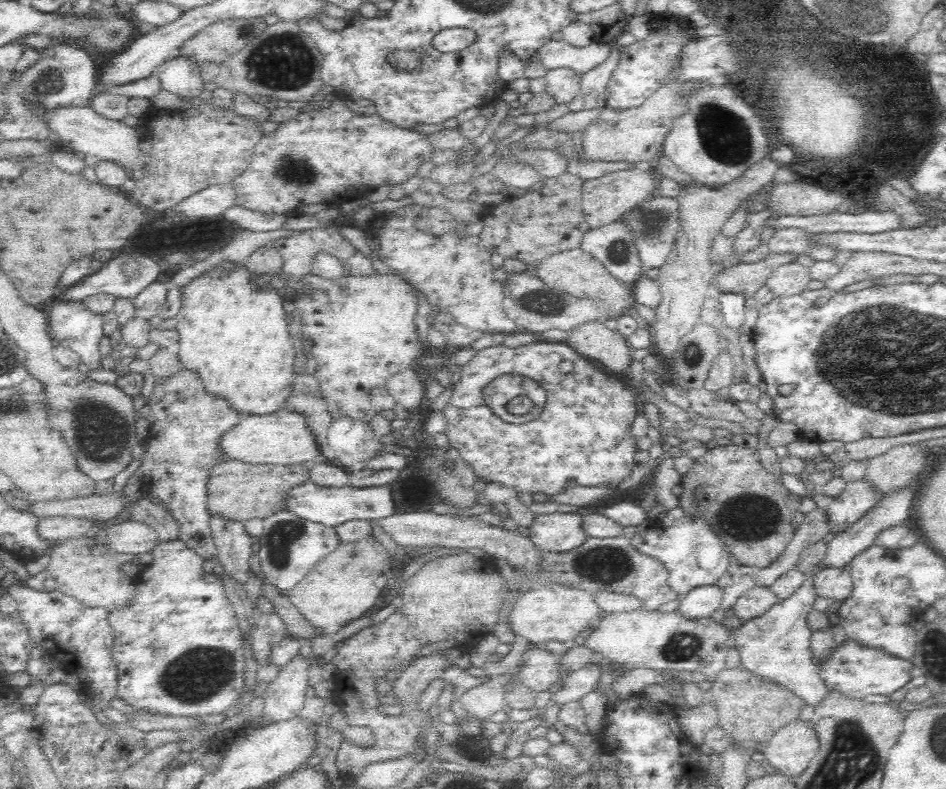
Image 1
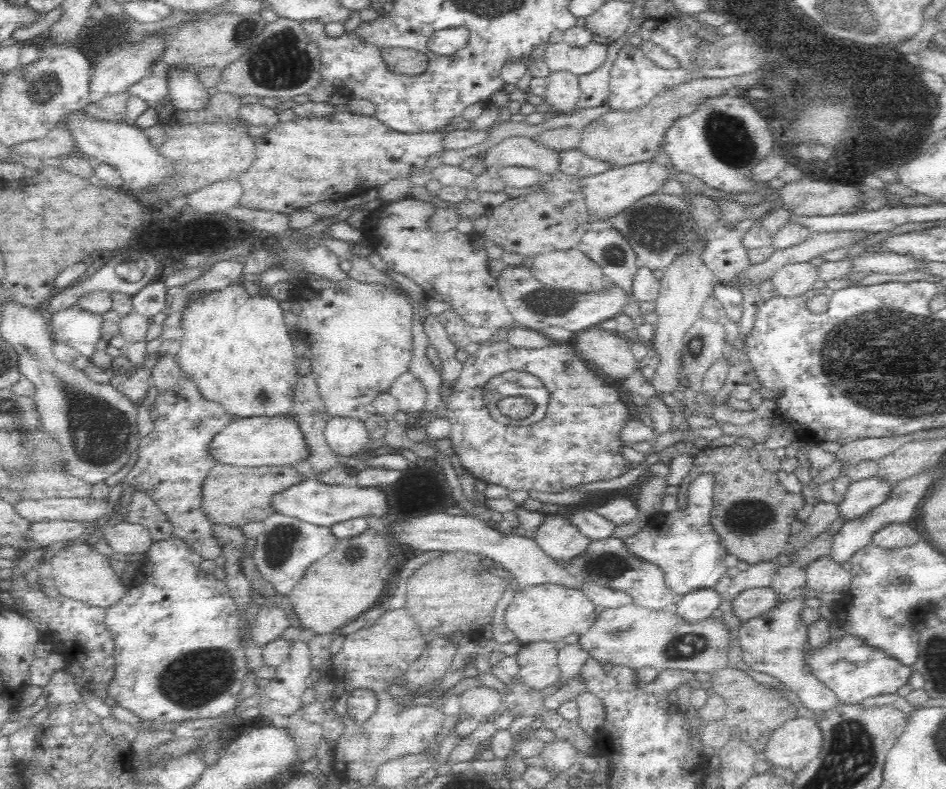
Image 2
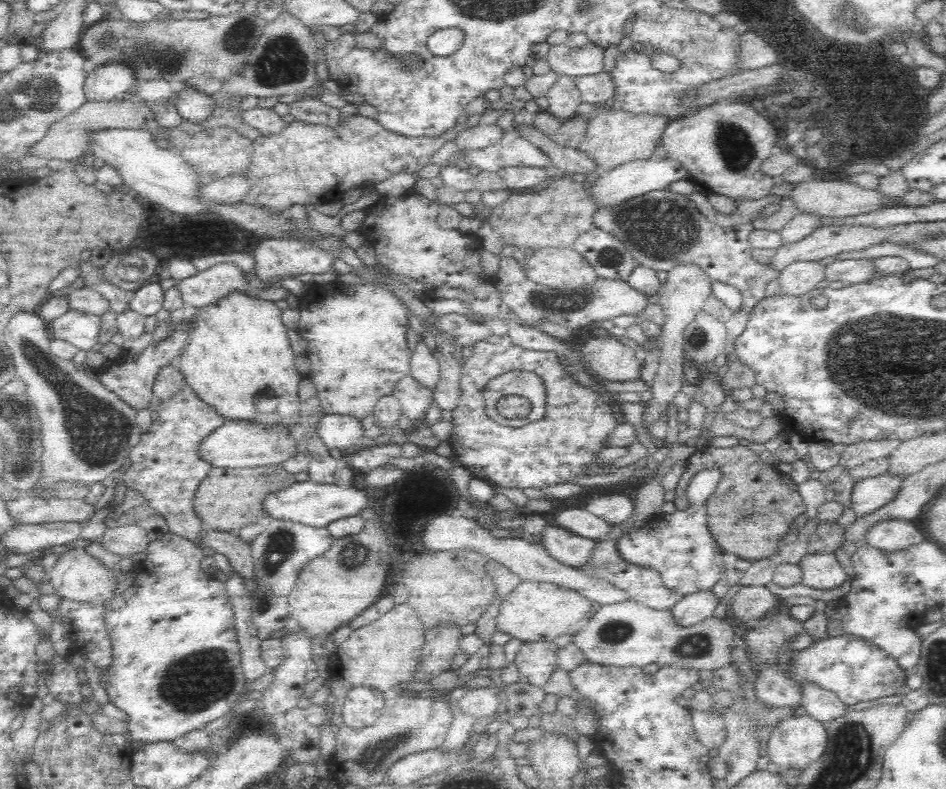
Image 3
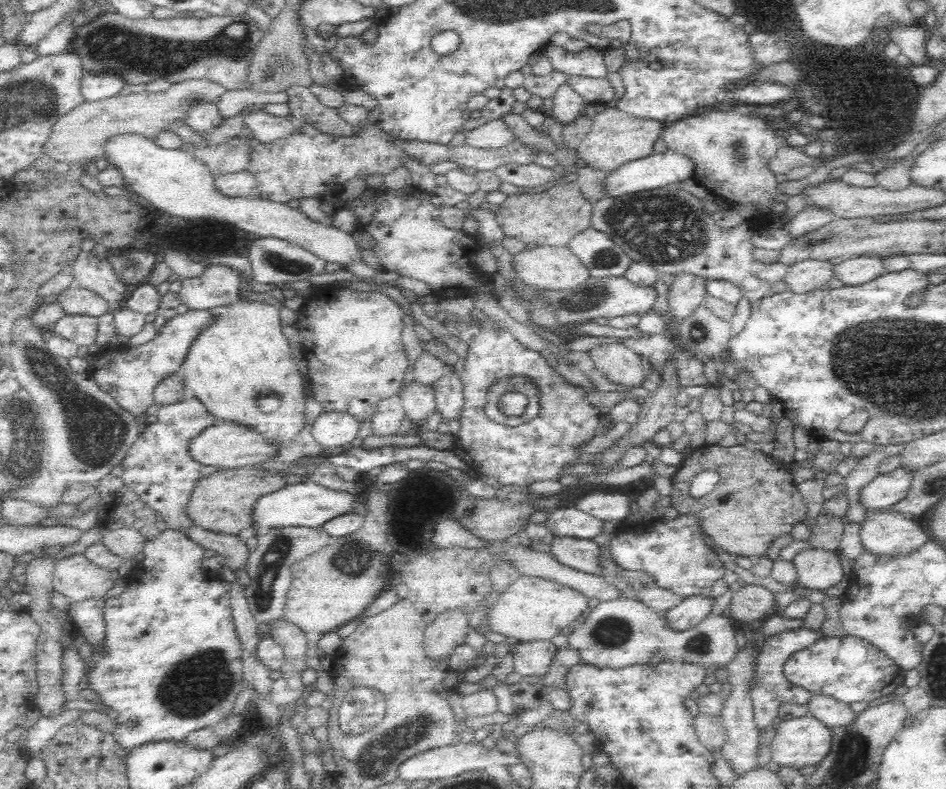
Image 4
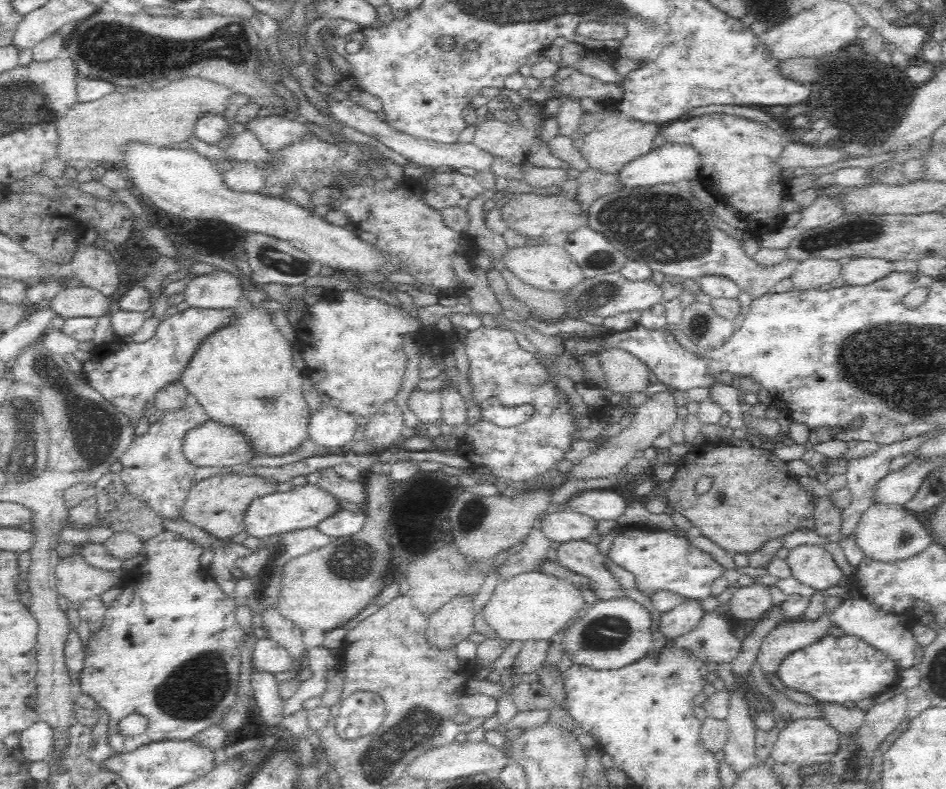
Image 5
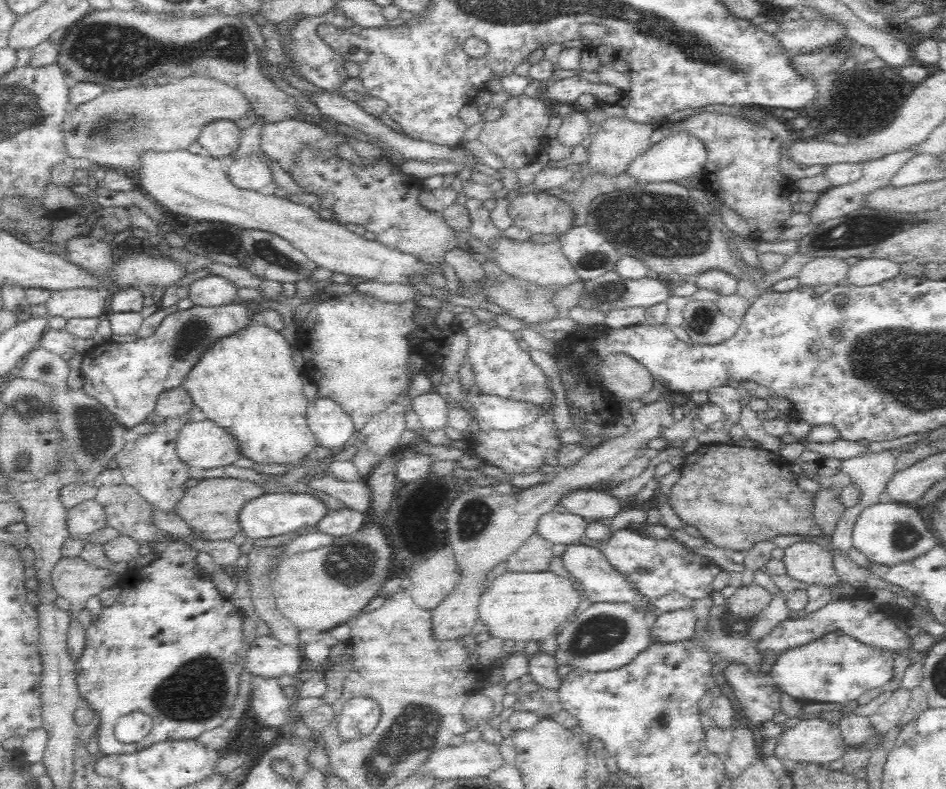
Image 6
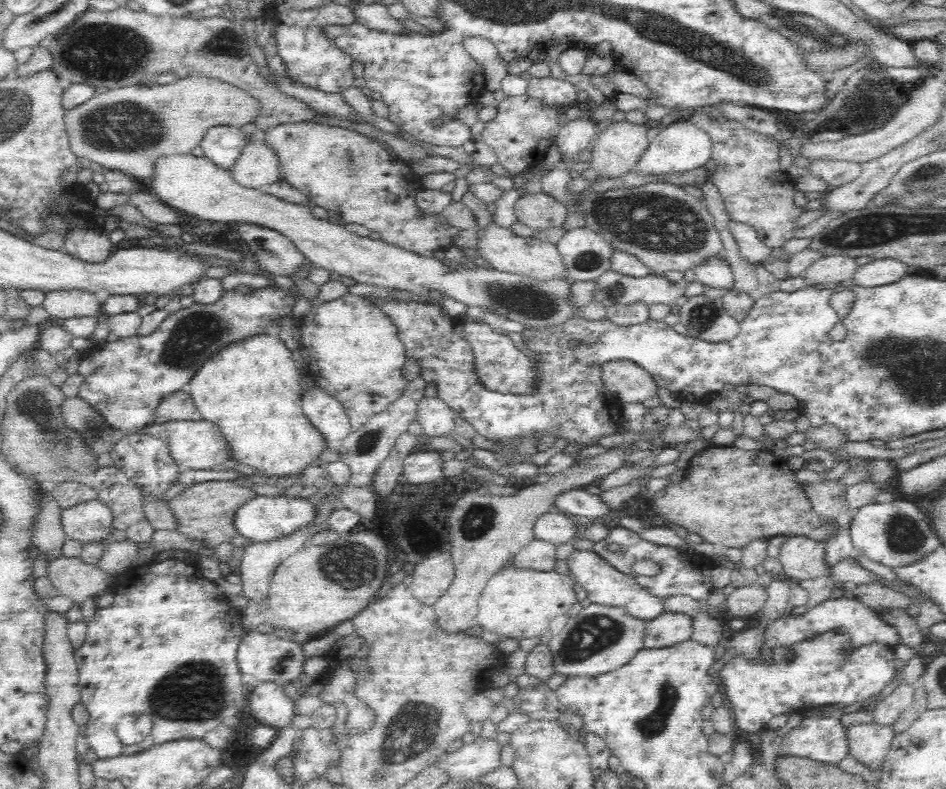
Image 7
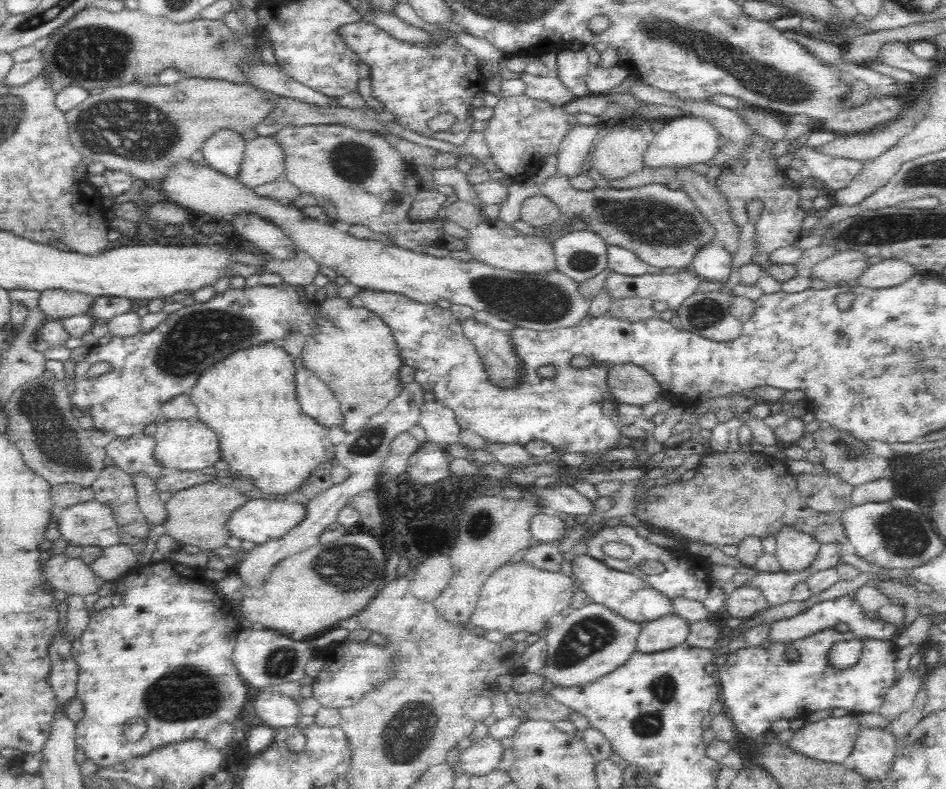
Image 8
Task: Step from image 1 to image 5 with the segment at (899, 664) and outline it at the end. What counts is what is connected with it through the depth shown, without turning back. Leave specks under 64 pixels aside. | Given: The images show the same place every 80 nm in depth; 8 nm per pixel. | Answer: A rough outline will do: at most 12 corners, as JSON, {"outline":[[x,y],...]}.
{"outline":[[826,634],[789,654],[785,688],[822,703],[892,689],[896,666],[861,638]]}

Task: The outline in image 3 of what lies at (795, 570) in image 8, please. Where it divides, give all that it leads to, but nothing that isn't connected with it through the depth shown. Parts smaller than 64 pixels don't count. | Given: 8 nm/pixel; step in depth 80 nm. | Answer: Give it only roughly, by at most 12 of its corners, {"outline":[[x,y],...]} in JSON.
{"outline":[[835,553],[804,555],[803,584],[832,590],[850,579]]}

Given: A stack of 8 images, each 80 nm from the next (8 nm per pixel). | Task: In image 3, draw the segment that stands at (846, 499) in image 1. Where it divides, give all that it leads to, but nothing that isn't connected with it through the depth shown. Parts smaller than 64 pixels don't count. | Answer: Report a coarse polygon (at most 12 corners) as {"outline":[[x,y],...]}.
{"outline":[[900,477],[855,482],[853,515],[864,517],[894,501]]}

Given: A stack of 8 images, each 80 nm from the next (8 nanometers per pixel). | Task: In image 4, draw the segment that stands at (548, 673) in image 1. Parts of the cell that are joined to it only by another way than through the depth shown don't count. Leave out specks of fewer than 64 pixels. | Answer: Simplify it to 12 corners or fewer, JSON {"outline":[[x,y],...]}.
{"outline":[[552,641],[518,643],[513,670],[542,679],[555,660]]}

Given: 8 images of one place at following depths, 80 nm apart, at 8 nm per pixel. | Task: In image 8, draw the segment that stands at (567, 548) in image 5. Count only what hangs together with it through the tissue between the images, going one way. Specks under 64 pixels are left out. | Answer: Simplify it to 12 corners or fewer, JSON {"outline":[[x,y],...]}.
{"outline":[[588,553],[570,563],[594,604],[641,624],[670,599]]}

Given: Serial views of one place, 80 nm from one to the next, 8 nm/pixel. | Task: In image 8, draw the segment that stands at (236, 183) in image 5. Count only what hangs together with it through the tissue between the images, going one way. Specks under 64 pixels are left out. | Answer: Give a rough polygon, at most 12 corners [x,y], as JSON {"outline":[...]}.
{"outline":[[274,137],[245,144],[236,174],[254,189],[282,178]]}

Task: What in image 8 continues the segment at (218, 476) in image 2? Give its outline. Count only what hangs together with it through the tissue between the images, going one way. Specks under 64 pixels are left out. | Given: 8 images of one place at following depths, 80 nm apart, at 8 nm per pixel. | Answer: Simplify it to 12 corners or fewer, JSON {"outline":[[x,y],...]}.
{"outline":[[238,483],[174,493],[164,530],[200,551],[231,536],[232,513],[249,500]]}

